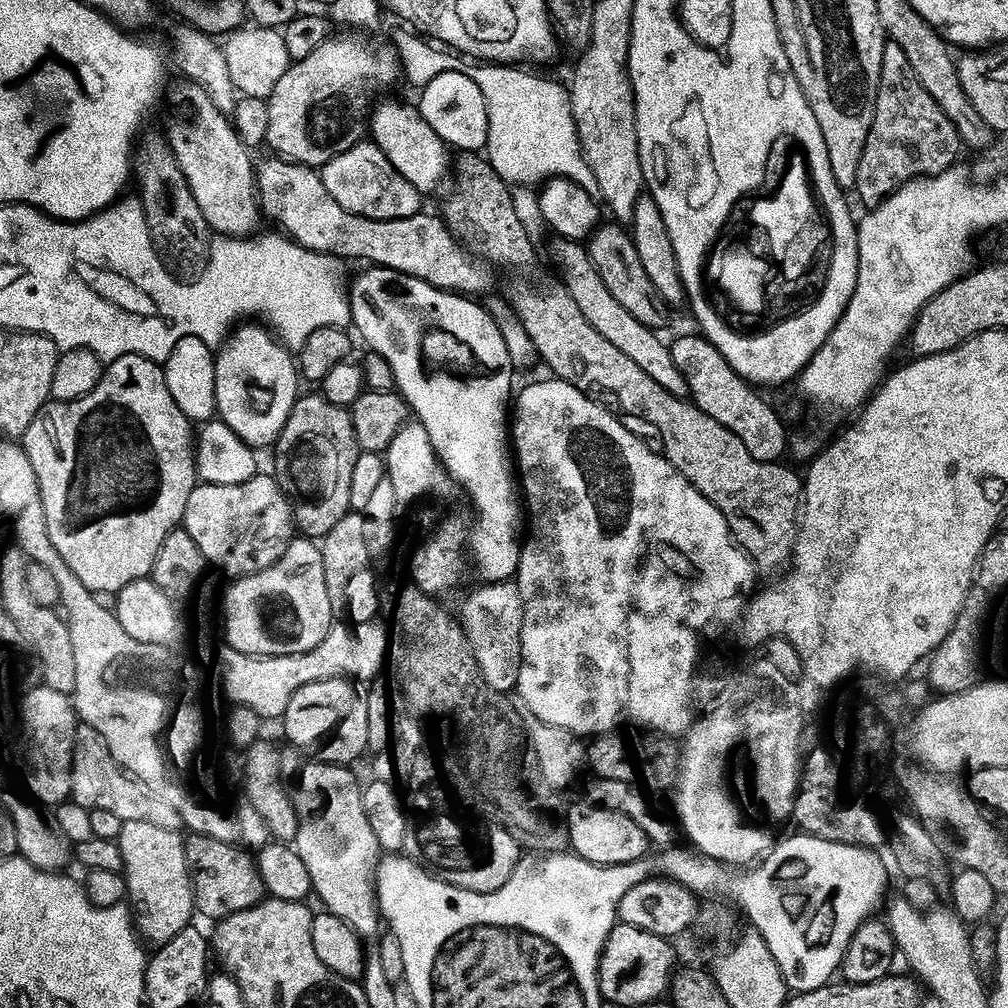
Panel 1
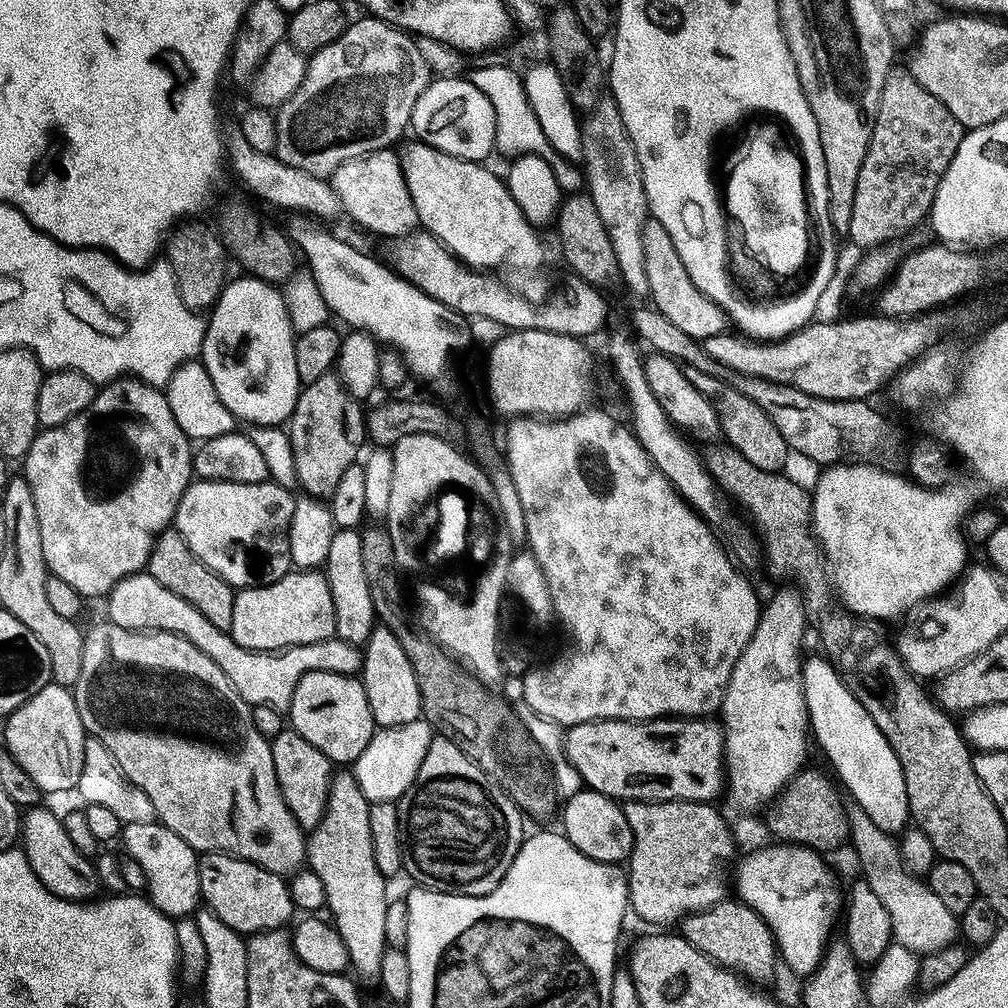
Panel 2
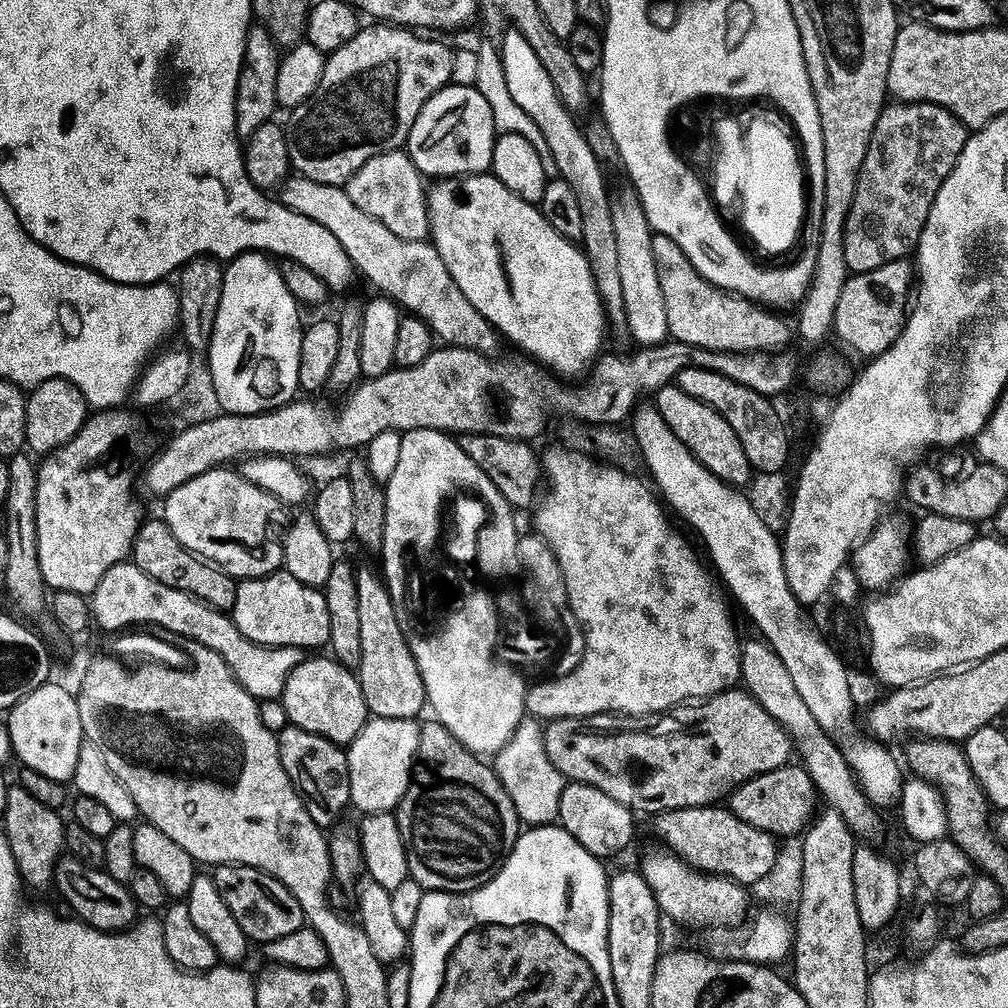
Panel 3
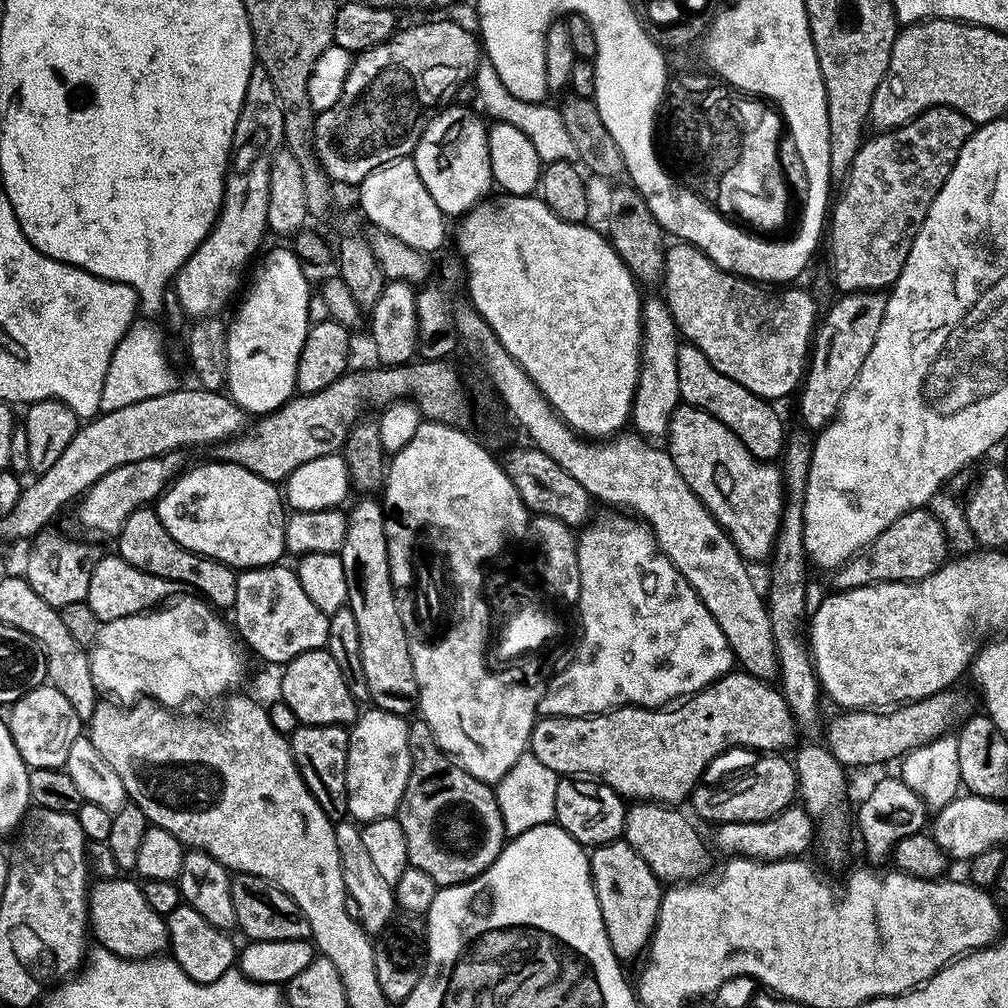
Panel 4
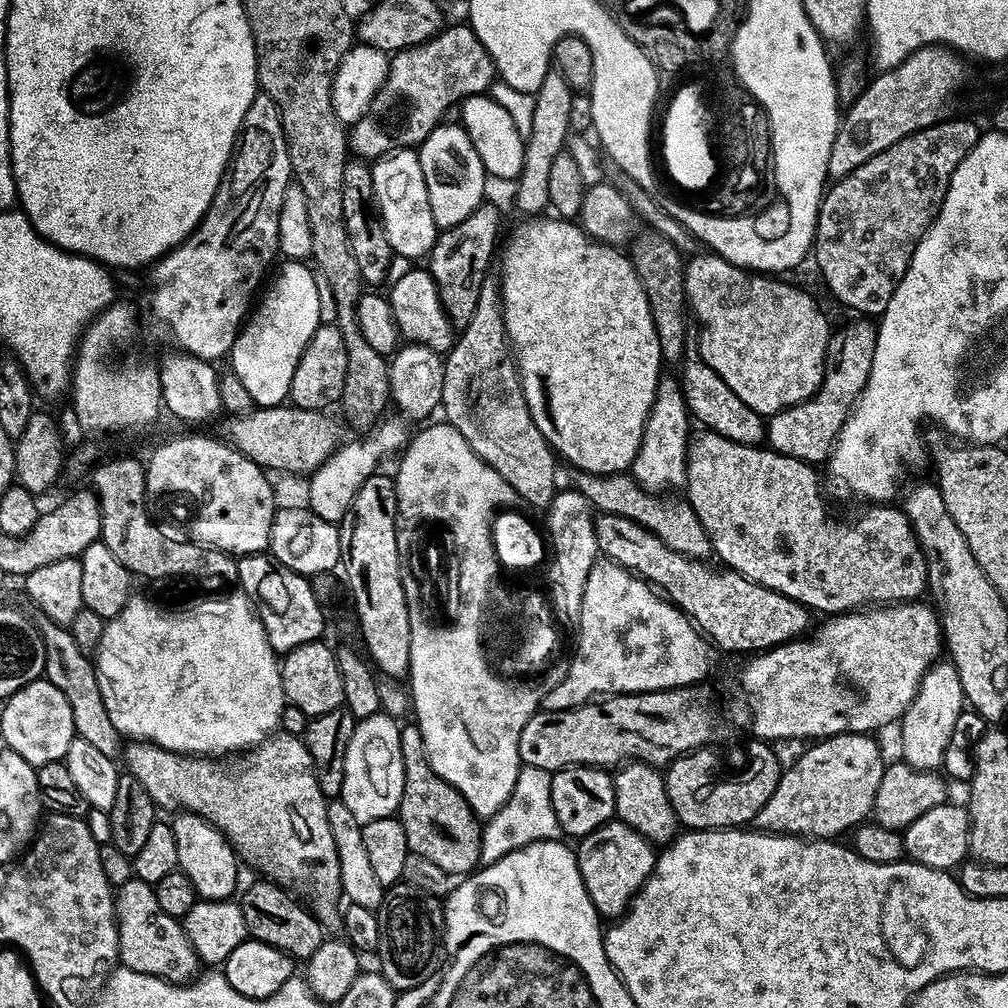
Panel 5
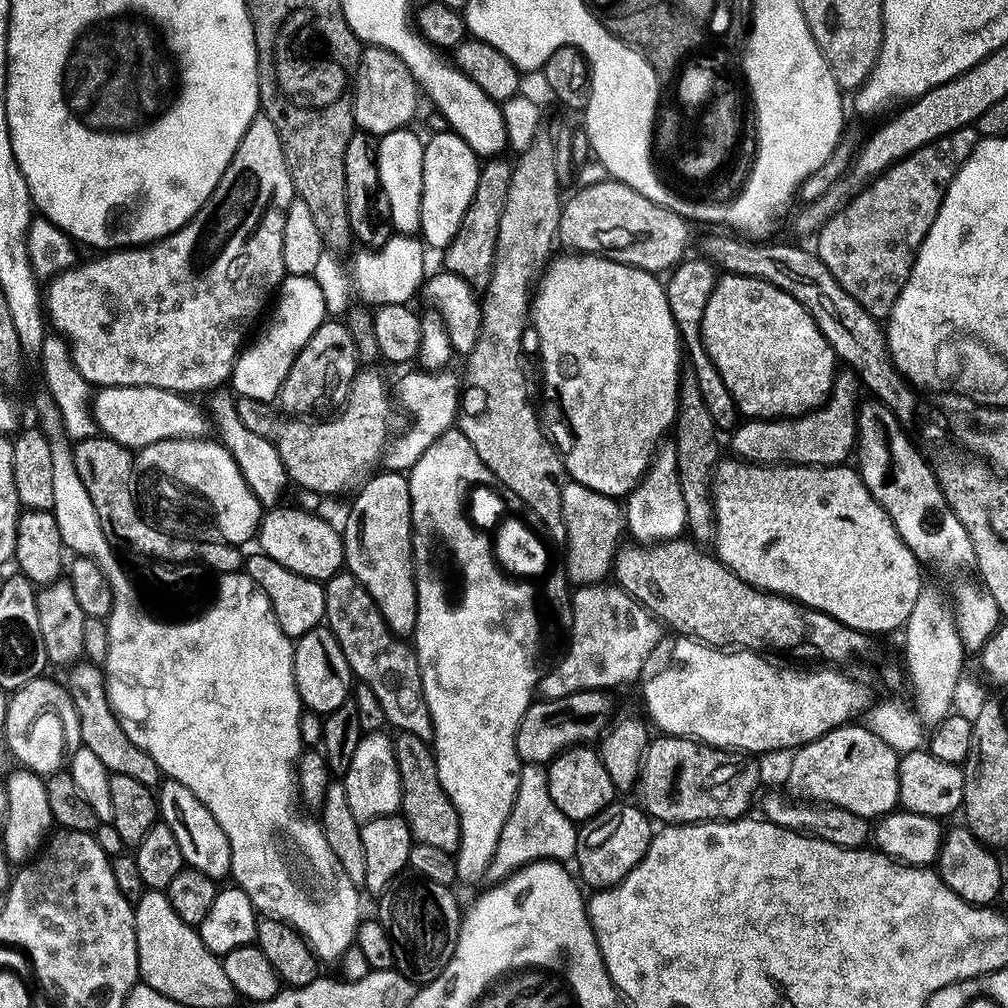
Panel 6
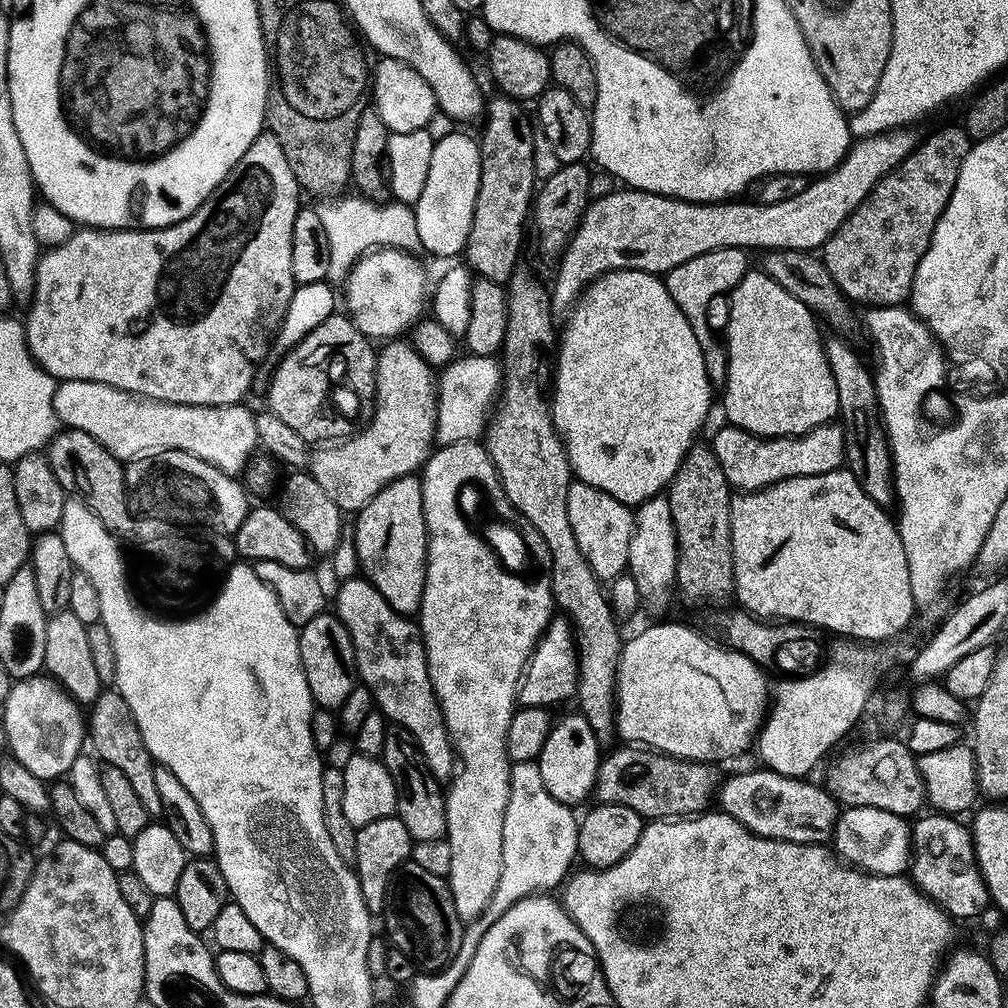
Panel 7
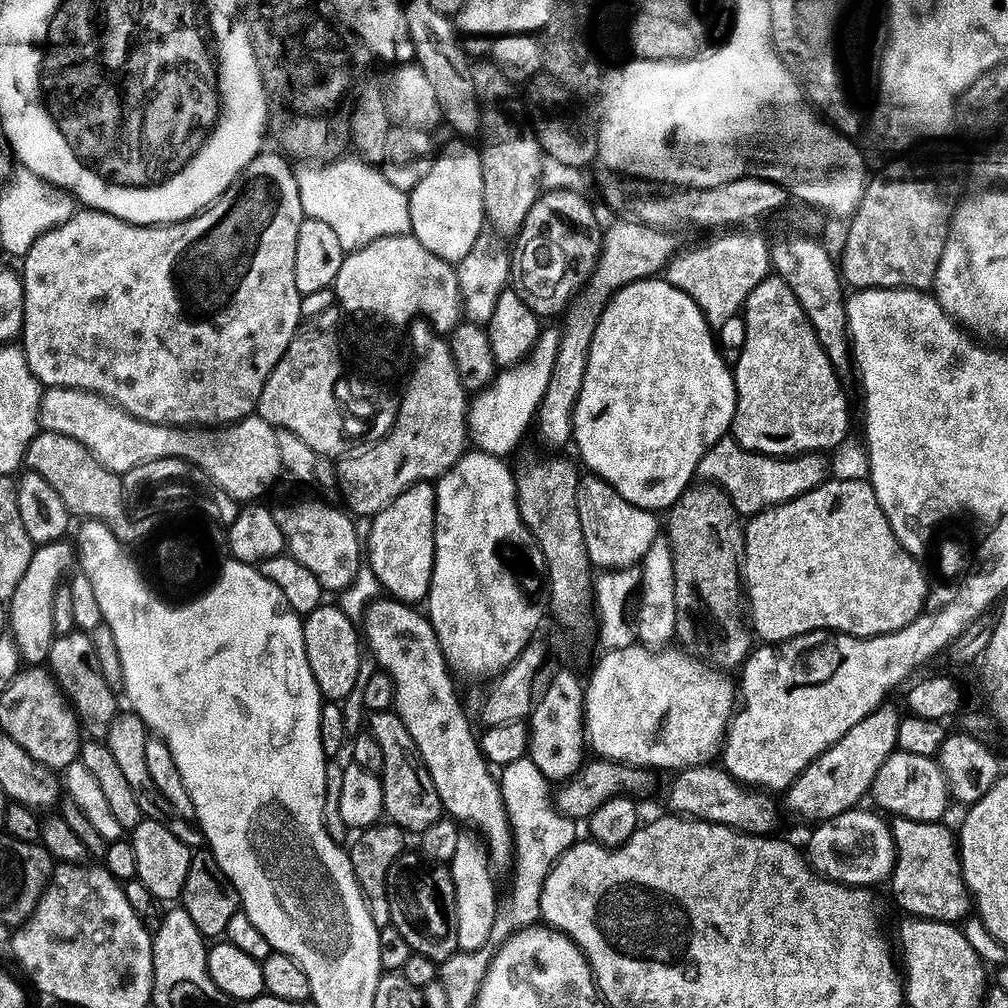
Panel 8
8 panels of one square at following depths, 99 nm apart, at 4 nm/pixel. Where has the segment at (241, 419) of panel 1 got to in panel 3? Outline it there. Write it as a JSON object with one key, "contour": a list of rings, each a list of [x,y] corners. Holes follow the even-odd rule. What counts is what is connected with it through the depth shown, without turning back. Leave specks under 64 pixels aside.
{"contour":[[[249,250],[223,265],[222,298],[218,298],[218,314],[214,314],[214,330],[206,353],[206,369],[212,375],[221,409],[233,416],[258,415],[287,404],[297,395],[298,354],[300,353],[301,305],[284,281],[284,273],[271,264],[262,251]]]}

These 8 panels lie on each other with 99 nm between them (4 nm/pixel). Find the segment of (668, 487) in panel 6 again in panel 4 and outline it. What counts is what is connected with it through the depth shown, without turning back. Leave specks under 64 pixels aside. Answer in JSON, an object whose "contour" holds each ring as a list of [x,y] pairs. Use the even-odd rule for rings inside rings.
{"contour":[[[645,299],[640,310],[640,377],[636,383],[636,396],[632,400],[632,414],[630,424],[641,437],[650,436],[667,437],[668,423],[676,407],[681,404],[680,391],[678,390],[678,350],[682,337],[676,330],[676,323],[670,314],[667,304],[663,299]]]}

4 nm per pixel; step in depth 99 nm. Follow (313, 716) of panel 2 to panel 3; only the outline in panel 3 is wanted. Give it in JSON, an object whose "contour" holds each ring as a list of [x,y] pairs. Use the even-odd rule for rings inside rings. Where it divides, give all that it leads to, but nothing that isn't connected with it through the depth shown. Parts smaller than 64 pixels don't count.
{"contour":[[[305,659],[290,674],[284,687],[282,703],[289,724],[296,724],[302,730],[310,730],[310,734],[320,734],[331,744],[348,746],[363,730],[370,719],[366,706],[366,698],[362,698],[360,681],[353,669],[345,668],[339,660]]]}

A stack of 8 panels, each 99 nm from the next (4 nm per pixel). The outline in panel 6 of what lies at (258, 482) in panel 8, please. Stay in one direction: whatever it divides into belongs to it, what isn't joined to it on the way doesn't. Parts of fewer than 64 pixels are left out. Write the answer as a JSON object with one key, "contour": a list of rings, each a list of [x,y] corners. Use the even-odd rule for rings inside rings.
{"contour":[[[122,386],[121,388],[101,387],[91,397],[90,409],[96,427],[105,436],[129,450],[139,450],[154,442],[162,442],[170,438],[191,440],[205,435],[210,424],[205,409],[191,404],[187,395],[179,392],[167,392],[161,388],[139,388],[138,386]]]}

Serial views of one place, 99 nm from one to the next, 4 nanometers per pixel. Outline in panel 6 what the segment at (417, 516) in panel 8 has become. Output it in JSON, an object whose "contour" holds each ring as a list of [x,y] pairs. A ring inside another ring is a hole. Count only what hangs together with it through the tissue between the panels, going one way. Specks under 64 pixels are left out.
{"contour":[[[377,471],[359,485],[356,494],[352,509],[342,523],[347,571],[373,598],[393,635],[397,638],[411,637],[416,631],[418,598],[416,568],[412,564],[412,507],[407,475]]]}

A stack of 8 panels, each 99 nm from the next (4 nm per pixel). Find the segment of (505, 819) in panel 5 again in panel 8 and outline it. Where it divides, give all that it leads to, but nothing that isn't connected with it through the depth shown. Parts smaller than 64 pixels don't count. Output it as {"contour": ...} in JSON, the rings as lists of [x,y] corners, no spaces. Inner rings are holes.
{"contour":[[[523,758],[501,767],[498,772],[501,796],[511,828],[510,861],[512,860],[512,900],[520,908],[539,905],[540,892],[546,878],[562,853],[577,843],[573,817],[564,815],[554,803],[554,792],[548,781],[534,766],[531,758]]]}

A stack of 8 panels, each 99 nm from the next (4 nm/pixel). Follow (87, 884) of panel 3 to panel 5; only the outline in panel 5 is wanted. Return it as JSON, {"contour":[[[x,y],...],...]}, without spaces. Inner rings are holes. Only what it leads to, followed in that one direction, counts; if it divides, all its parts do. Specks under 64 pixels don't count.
{"contour":[[[134,878],[119,888],[115,897],[119,963],[130,970],[138,970],[138,974],[160,976],[172,984],[189,983],[202,965],[194,946],[190,946],[190,938],[186,938],[183,923],[162,910],[153,885]]]}

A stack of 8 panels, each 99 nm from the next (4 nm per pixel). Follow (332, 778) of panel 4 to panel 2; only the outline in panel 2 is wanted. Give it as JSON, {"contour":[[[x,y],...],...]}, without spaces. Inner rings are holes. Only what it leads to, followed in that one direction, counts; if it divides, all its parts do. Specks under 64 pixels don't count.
{"contour":[[[285,730],[277,736],[271,737],[272,757],[274,758],[274,770],[278,778],[278,786],[290,814],[298,822],[298,826],[305,830],[311,830],[318,826],[322,814],[326,810],[328,792],[332,789],[332,777],[334,765],[314,746],[302,738],[302,734]]]}

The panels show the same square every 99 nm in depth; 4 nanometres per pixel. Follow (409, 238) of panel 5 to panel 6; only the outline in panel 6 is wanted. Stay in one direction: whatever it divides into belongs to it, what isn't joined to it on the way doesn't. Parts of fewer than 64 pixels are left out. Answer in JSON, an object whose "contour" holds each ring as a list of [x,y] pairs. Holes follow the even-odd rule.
{"contour":[[[405,126],[388,132],[378,140],[378,174],[382,200],[388,203],[388,216],[392,219],[391,227],[400,234],[416,234],[420,231],[422,218],[422,158],[425,141],[420,140],[411,127]]]}

